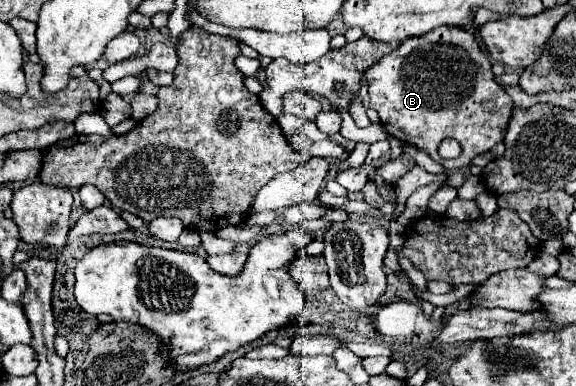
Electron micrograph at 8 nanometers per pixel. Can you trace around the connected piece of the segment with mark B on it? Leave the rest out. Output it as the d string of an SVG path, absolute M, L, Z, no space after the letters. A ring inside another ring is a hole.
M437 27L429 31L429 35L405 39L399 49L385 55L377 65L369 67L365 71L365 79L369 85L371 109L379 113L383 129L391 137L425 151L433 161L449 169L467 167L473 157L487 153L491 147L503 141L513 111L513 101L497 85L495 75L491 71L491 63L479 49L475 35L459 27ZM443 139L455 139L461 145L461 153L457 159L443 159L437 153L439 143Z

